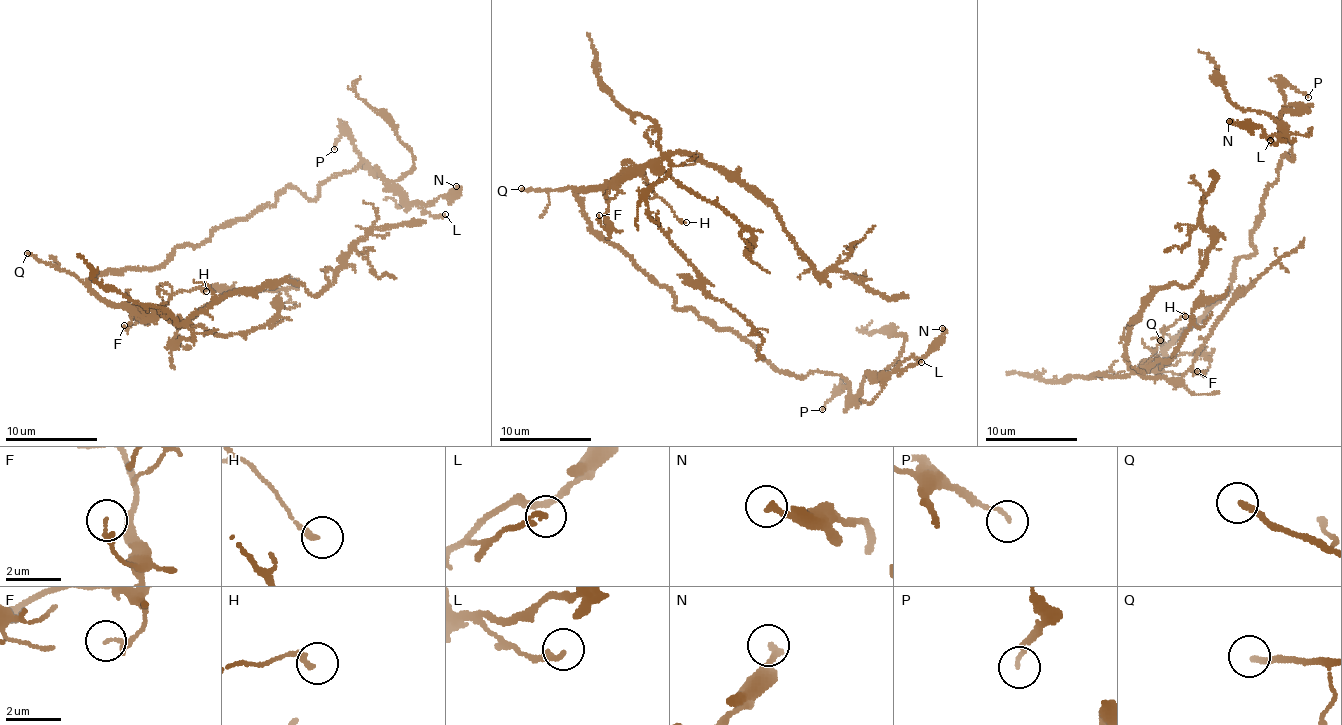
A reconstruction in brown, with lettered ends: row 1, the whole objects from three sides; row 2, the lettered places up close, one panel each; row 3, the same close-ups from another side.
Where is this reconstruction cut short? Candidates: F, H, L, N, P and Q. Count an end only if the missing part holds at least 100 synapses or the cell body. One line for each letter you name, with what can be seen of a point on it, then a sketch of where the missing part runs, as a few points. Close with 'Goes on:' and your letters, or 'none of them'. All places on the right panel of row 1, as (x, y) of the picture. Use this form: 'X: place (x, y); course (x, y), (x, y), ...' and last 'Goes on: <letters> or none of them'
Q: place (1160, 340); course (1160, 340), (1128, 392), (1125, 405), (1139, 427), (1144, 429), (1158, 421), (1152, 421)
Goes on: Q

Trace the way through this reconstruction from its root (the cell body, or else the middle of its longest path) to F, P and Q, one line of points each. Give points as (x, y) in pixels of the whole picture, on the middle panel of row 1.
F: (621, 251), (592, 228), (576, 190), (596, 188), (603, 192), (608, 205), (609, 229), (599, 215)
P: (621, 251), (677, 308), (732, 328), (780, 370), (839, 375), (849, 387), (822, 409)
Q: (621, 251), (592, 228), (581, 201), (571, 188), (527, 191), (521, 188)

